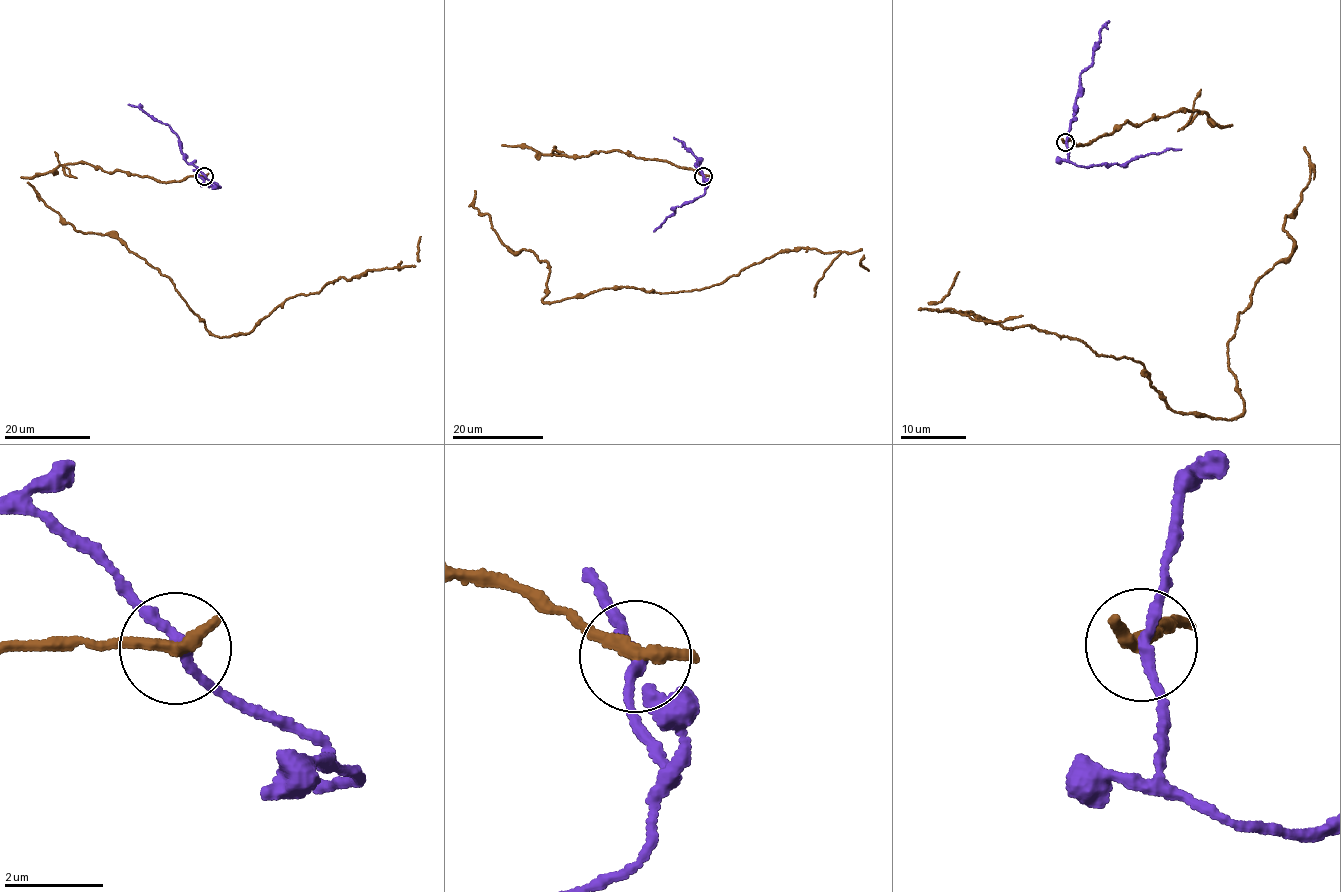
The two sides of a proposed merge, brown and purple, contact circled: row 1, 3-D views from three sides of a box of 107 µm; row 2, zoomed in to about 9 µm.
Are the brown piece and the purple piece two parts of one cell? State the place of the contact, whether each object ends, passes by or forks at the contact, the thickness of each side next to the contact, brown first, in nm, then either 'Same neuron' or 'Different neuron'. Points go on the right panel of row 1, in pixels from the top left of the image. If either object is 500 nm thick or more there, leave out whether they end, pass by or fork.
Place: (1065, 142). At the ring brown ends. At the ring purple passes by. Thickness 340 nm (brown) against 200 nm. Different neuron

